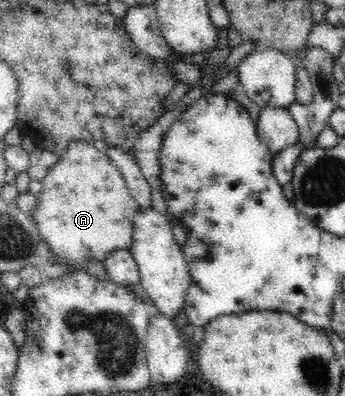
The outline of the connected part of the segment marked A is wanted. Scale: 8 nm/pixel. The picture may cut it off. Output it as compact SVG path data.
M70 141L66 153L48 170L42 183L38 207L36 211L29 213L29 217L36 222L37 233L47 243L57 261L69 267L78 267L80 263L86 263L90 259L103 261L113 251L129 250L132 247L133 219L140 205L129 192L115 163L106 153L98 151L93 143Z

